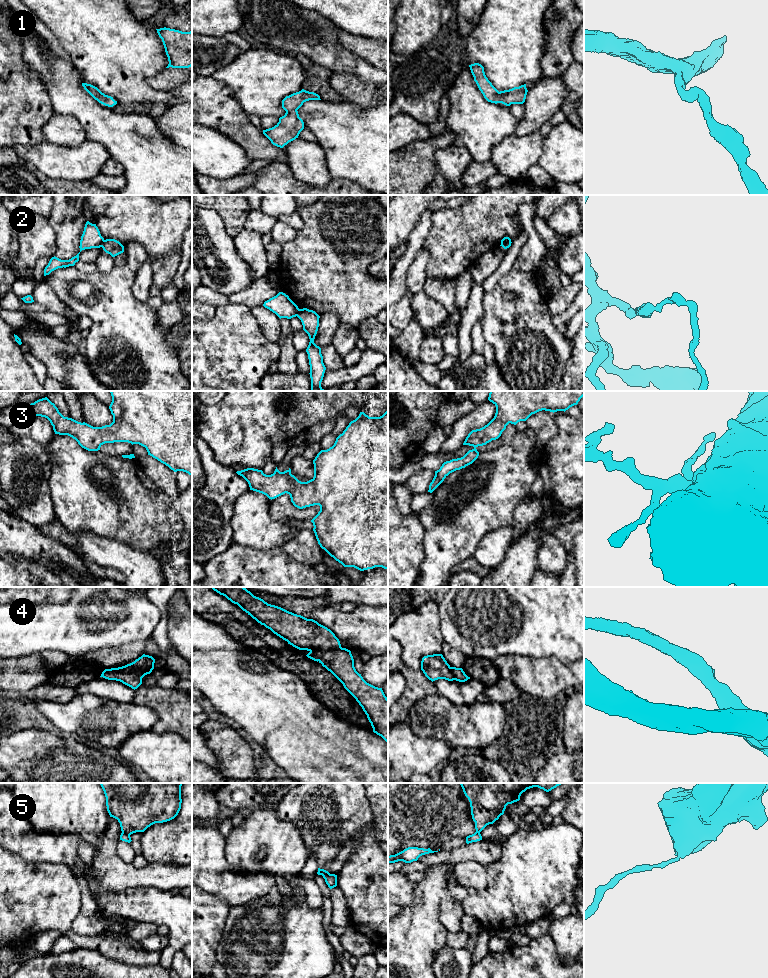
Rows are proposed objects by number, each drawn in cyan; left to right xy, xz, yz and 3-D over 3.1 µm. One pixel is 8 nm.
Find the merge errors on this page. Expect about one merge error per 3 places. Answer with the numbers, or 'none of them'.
2, 5

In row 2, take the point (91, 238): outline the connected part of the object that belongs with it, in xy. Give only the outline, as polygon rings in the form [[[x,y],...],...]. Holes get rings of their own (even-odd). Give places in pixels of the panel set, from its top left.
[[[87,221],[80,240],[80,252],[85,249],[100,248],[103,241],[104,238],[101,236],[96,224]],[[80,252],[69,260],[61,260],[55,256],[52,257],[44,269],[44,276],[49,275],[52,271],[58,268],[74,266],[75,263],[79,261]]]

